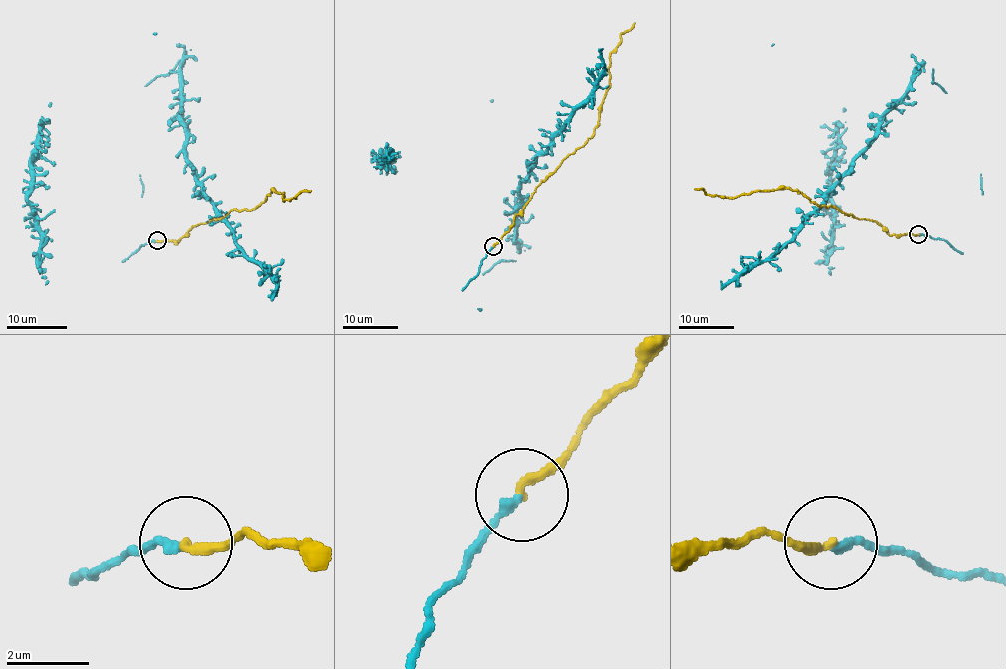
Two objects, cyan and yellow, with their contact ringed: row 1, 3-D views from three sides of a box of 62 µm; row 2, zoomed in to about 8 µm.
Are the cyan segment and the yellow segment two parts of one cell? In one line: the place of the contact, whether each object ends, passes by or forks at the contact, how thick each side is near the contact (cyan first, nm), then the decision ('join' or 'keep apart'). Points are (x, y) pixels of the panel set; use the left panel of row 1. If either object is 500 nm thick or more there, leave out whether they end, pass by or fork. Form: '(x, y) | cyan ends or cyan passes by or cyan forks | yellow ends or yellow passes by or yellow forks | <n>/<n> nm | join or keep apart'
(157, 240) | cyan ends | yellow ends | 200/220 nm | join

